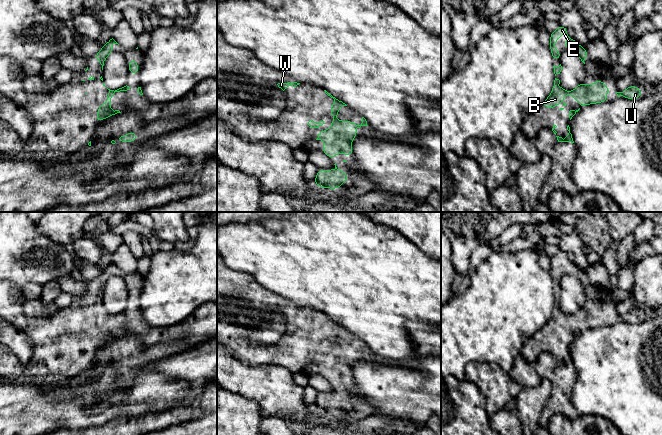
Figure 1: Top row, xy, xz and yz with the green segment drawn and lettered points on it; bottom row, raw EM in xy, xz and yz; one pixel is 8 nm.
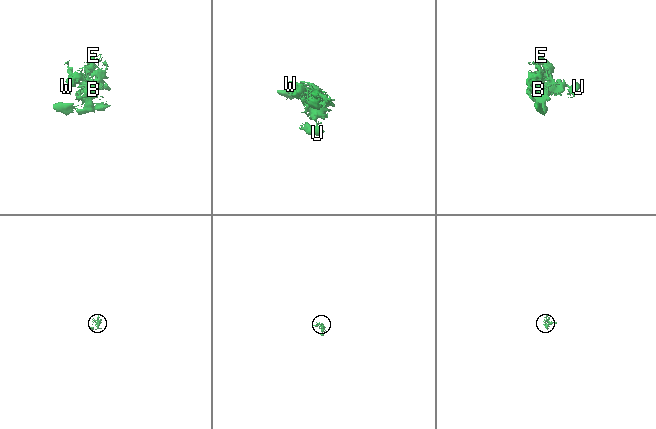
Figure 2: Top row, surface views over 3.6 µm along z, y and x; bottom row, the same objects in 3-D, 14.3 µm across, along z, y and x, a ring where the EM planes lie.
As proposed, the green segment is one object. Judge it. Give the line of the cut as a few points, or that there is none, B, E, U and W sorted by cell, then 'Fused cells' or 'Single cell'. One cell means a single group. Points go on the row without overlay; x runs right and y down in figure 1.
No split. Groups: B E U W. Single cell

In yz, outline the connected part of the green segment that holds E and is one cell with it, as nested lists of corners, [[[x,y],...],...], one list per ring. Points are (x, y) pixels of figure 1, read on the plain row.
[[[560,249],[557,251],[556,254],[554,254],[554,255],[550,258],[550,269],[549,269],[548,271],[549,271],[550,275],[551,275],[551,278],[552,278],[552,281],[553,281],[554,285],[555,285],[555,284],[560,284],[560,281],[561,281],[561,277],[557,274],[557,272],[554,271],[554,268],[557,266],[558,262],[559,262],[563,257],[567,259],[567,263],[565,264],[566,274],[575,277],[575,278],[581,283],[581,285],[585,288],[584,284],[585,284],[585,283],[588,283],[588,277],[587,277],[585,271],[579,269],[574,263],[570,262],[570,261],[568,260],[568,258],[567,258],[566,252],[564,252],[564,251],[560,250]]]

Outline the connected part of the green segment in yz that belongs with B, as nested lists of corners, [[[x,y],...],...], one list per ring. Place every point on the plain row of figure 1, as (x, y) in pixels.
[[[555,302],[554,308],[552,310],[552,316],[541,328],[541,330],[545,330],[549,334],[553,334],[553,330],[559,330],[560,325],[564,324],[567,318],[570,318],[578,325],[580,332],[587,328],[593,329],[596,327],[609,325],[606,321],[606,319],[609,317],[609,309],[604,310],[601,302],[592,309],[586,309],[583,305],[574,314],[571,315],[567,315],[561,310],[558,313],[558,308],[560,308],[560,304]]]

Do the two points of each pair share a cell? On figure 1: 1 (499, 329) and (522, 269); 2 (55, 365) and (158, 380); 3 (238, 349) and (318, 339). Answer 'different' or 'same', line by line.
1: same
2: different
3: same

